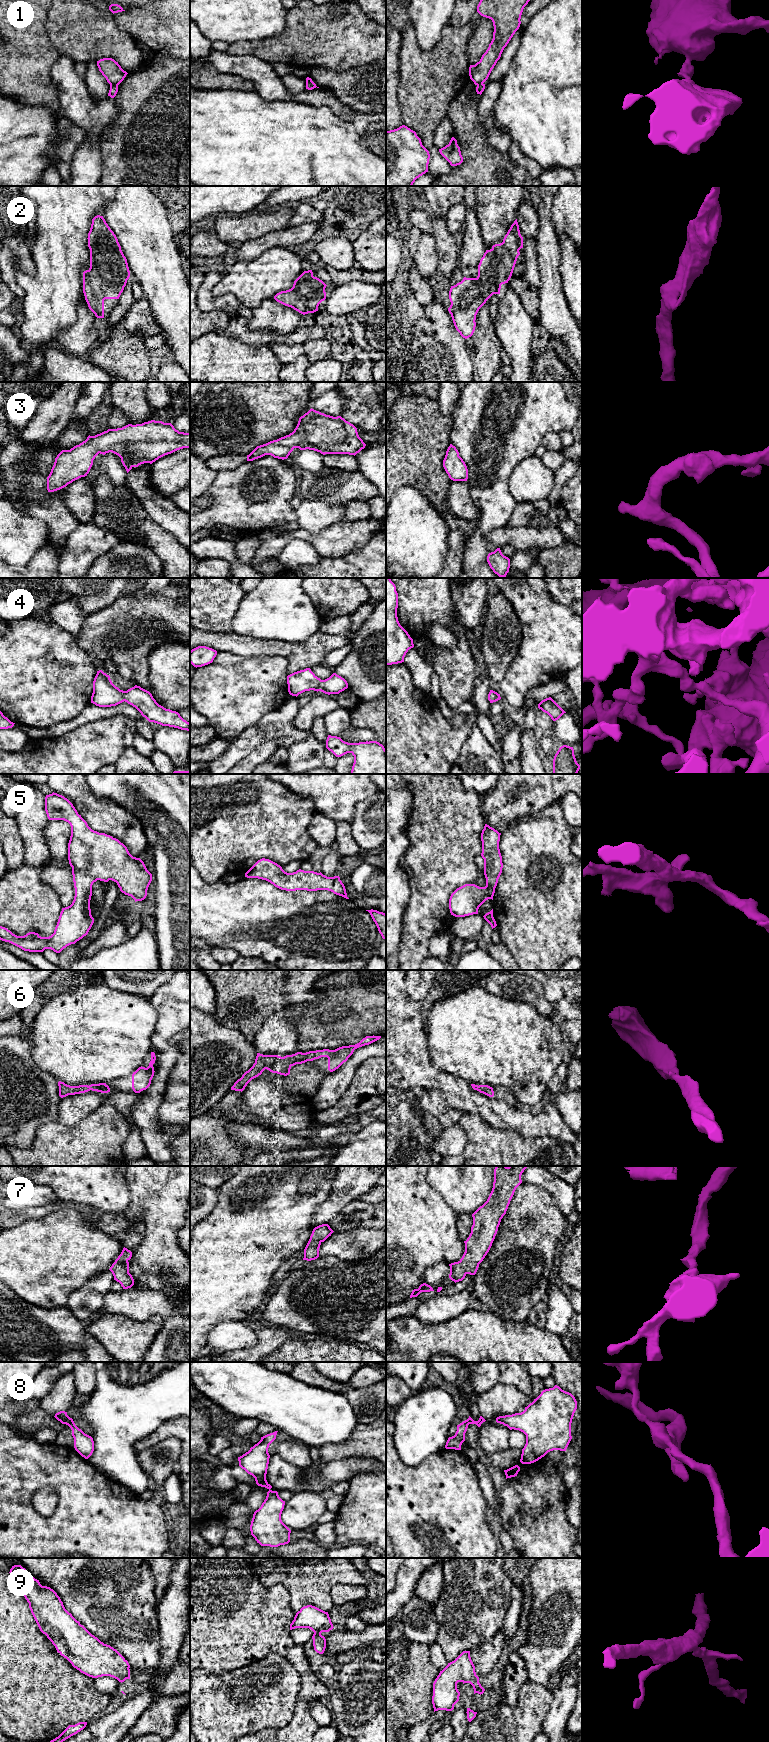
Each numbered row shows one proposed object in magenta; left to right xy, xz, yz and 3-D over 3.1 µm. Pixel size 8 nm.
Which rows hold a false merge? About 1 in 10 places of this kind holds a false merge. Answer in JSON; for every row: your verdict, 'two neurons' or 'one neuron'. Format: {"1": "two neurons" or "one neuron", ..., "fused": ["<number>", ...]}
{"1": "two neurons", "2": "one neuron", "3": "one neuron", "4": "one neuron", "5": "one neuron", "6": "one neuron", "7": "one neuron", "8": "one neuron", "9": "one neuron", "fused": ["1"]}

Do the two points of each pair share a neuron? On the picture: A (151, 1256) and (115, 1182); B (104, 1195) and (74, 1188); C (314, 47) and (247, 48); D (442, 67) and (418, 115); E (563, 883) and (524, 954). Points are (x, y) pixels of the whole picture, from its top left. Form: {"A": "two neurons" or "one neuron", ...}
{"A": "two neurons", "B": "one neuron", "C": "one neuron", "D": "one neuron", "E": "one neuron"}

